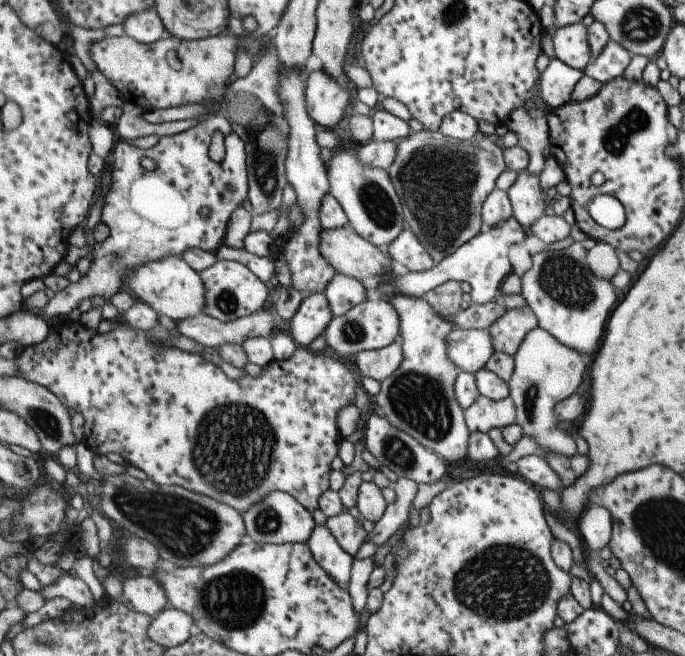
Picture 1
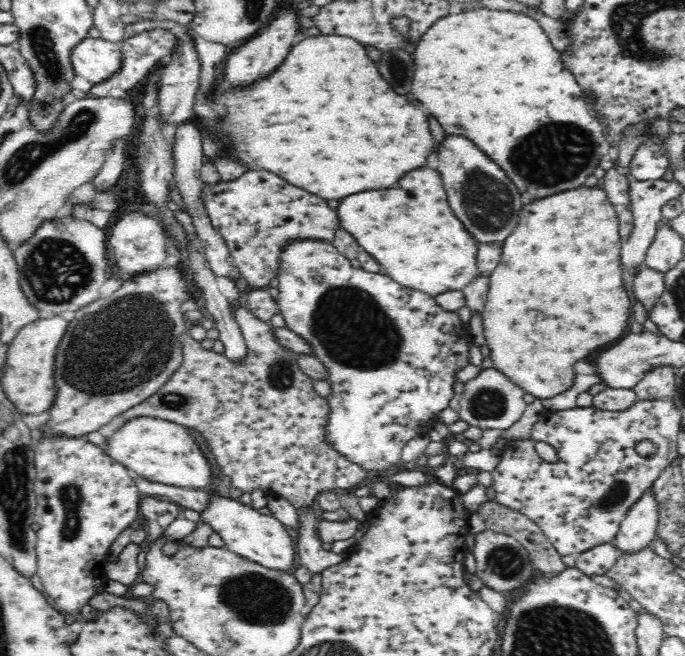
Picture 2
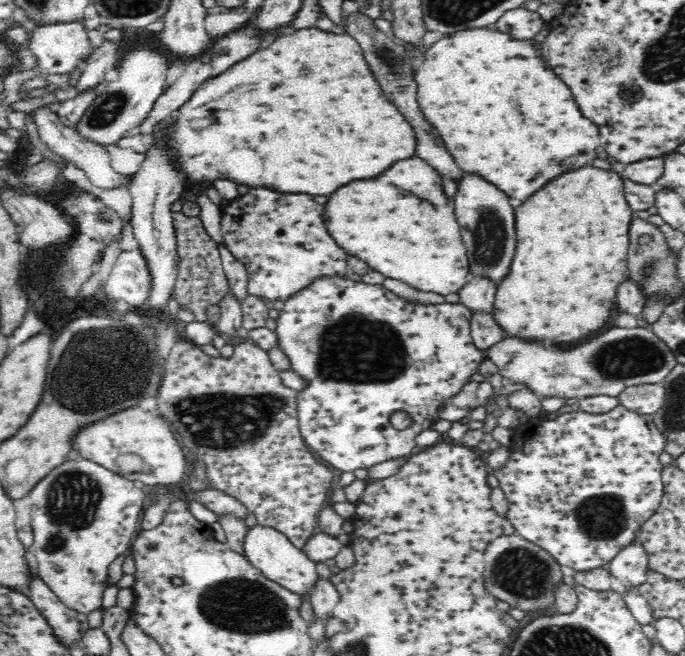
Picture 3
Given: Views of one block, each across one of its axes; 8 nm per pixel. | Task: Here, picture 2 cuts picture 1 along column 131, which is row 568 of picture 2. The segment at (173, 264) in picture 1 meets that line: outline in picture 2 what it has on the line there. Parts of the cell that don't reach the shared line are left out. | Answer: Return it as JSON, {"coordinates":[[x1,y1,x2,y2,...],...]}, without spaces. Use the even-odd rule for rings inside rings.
{"coordinates":[[211,492,210,504,200,512,200,521,210,525,224,540,226,548,248,561,274,570,290,570,294,566,294,542,280,520,264,515,238,499]]}

